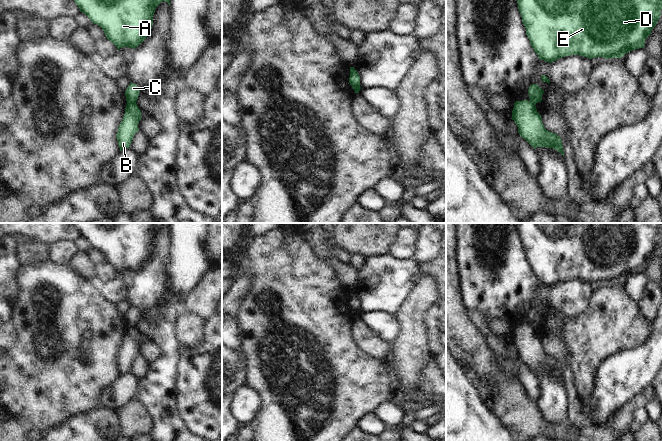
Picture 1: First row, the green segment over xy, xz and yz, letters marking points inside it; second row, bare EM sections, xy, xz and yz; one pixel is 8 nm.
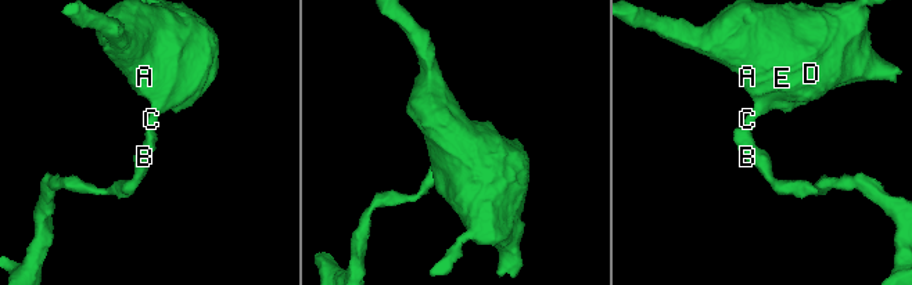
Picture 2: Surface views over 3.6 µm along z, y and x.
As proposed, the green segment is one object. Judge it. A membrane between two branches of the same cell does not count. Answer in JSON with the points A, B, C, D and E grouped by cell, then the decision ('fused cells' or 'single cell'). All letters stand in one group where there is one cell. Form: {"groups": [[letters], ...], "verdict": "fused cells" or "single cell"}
{"groups": [["A", "C", "D", "E"], ["B"]], "verdict": "fused cells"}

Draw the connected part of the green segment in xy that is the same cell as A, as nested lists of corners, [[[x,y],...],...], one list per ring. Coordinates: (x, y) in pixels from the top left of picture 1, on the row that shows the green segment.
[[[74,0],[94,24],[100,26],[108,40],[119,50],[123,47],[135,49],[151,33],[156,7],[163,1],[170,6],[170,0]]]

